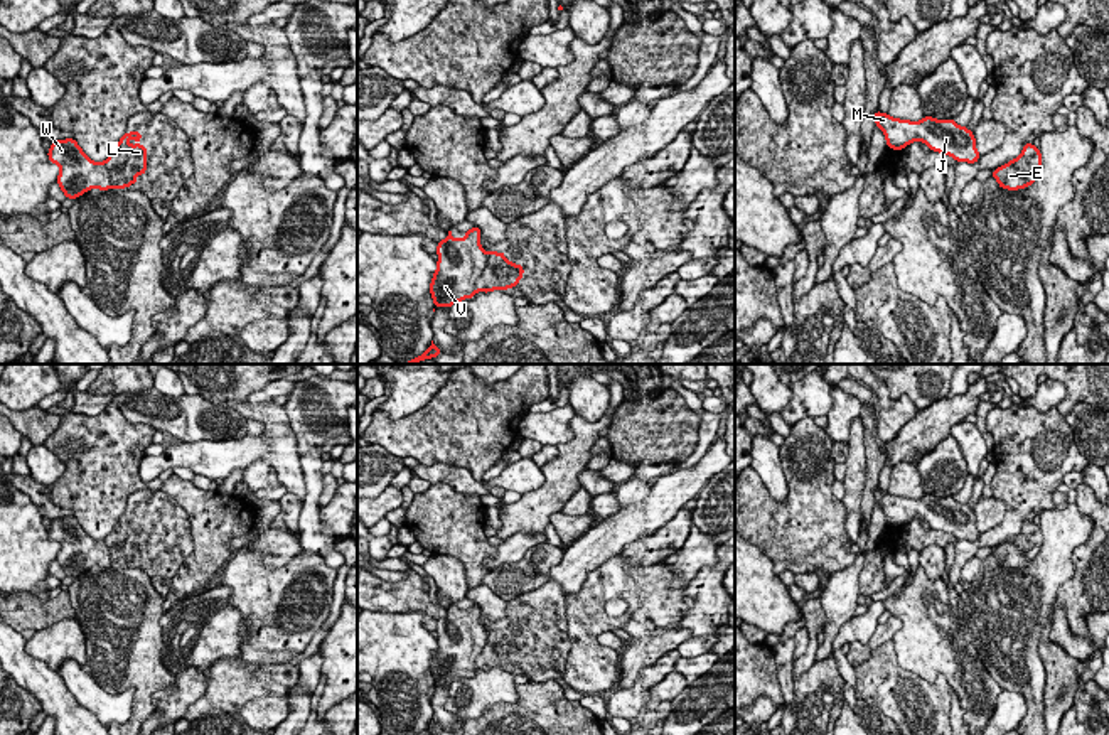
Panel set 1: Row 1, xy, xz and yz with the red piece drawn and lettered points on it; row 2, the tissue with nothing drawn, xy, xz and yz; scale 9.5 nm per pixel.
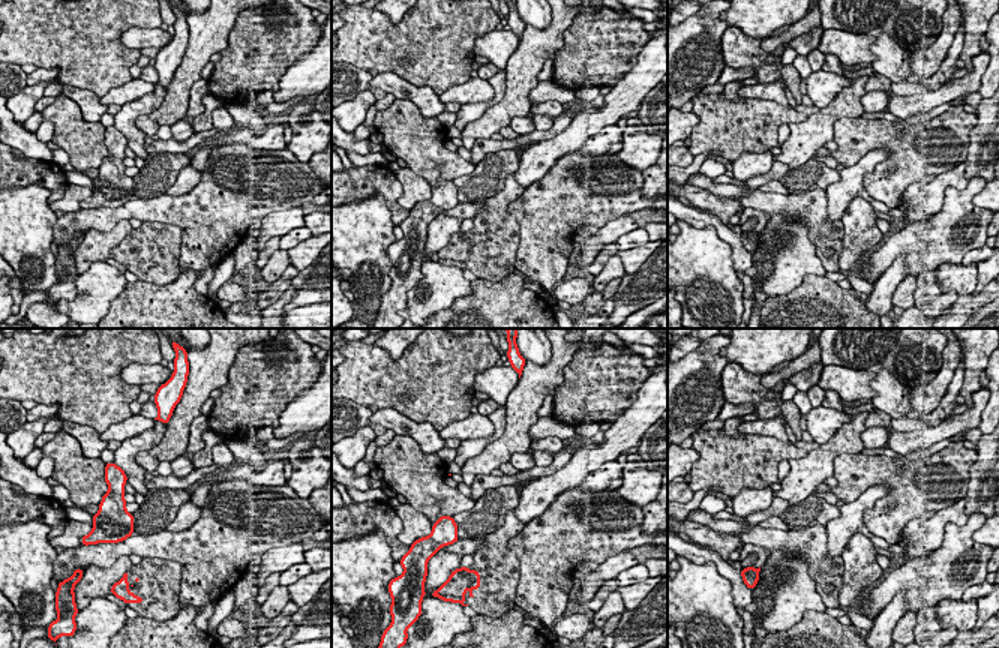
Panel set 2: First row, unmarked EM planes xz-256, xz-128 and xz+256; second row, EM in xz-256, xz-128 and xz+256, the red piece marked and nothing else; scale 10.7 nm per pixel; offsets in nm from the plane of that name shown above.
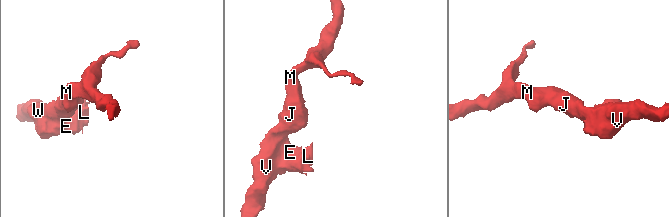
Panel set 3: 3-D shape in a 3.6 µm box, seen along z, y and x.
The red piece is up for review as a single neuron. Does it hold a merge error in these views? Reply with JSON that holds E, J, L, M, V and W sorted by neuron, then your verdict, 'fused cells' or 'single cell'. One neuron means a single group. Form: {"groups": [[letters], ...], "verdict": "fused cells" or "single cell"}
{"groups": [["E", "J", "M", "V", "W"], ["L"]], "verdict": "fused cells"}

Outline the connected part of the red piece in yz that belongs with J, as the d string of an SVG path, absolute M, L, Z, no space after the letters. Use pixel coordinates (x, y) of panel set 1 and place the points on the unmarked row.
M873 491L878 504L892 528L903 528L912 519L924 519L929 528L946 531L956 539L976 541L979 529L976 514L967 504L957 502L952 496L937 497L924 494L920 499L892 496L888 491Z

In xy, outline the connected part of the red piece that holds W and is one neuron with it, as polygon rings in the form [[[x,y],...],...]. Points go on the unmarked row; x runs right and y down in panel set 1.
[[[74,516],[52,519],[47,534],[59,543],[56,560],[67,577],[78,577],[91,566],[111,566],[106,543],[93,539]]]

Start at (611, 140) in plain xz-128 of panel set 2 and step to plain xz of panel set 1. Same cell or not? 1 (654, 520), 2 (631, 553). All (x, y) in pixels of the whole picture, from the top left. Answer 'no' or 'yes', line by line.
1: no
2: yes

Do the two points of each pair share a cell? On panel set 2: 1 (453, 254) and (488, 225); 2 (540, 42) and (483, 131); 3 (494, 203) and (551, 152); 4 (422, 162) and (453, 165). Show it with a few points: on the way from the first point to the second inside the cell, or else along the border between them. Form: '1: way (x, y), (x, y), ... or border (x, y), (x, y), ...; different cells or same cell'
1: way (462, 251), (479, 234); same cell
2: way (524, 65), (516, 98), (506, 108); same cell
3: border (512, 174), (525, 188); different cells
4: way (429, 161), (446, 162); same cell

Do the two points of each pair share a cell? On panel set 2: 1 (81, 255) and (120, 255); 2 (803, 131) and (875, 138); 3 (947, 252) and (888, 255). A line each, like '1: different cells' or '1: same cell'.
1: different cells
2: different cells
3: same cell

